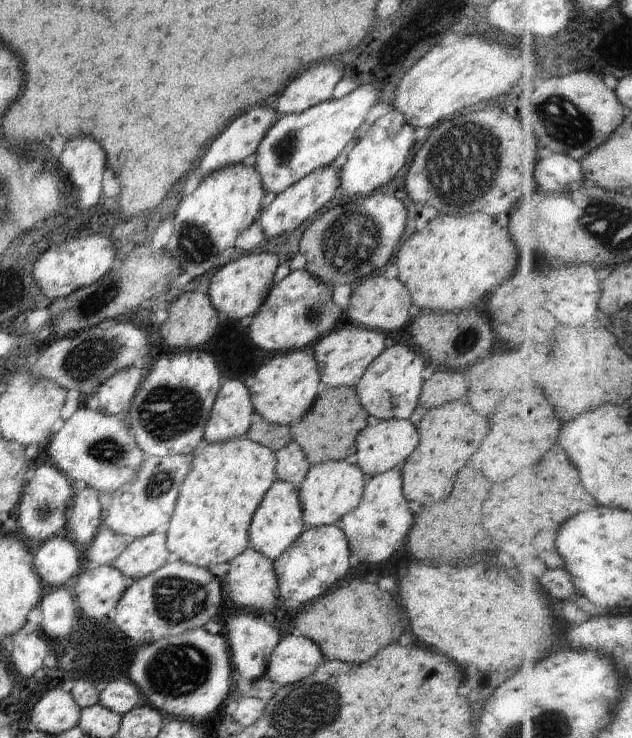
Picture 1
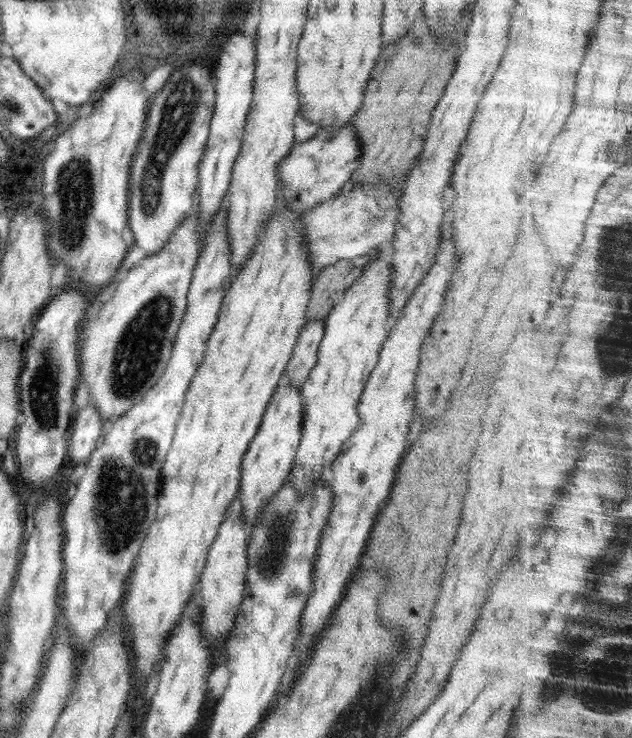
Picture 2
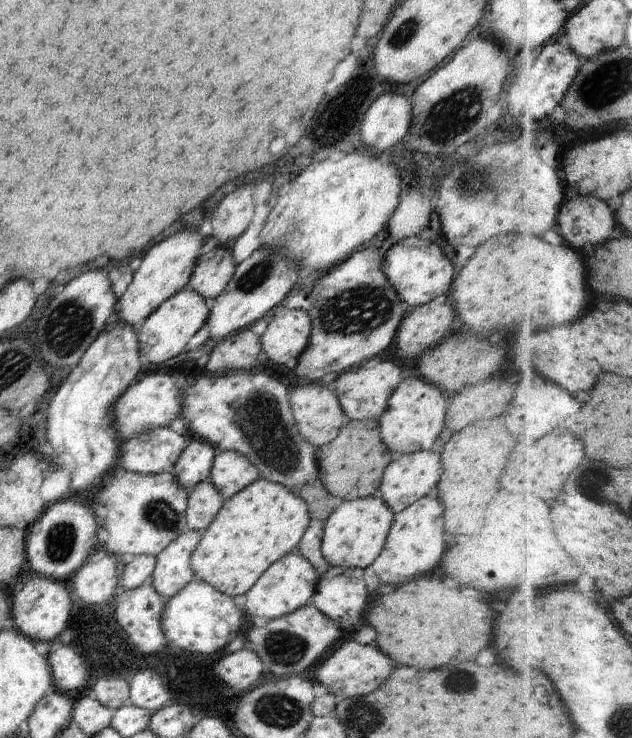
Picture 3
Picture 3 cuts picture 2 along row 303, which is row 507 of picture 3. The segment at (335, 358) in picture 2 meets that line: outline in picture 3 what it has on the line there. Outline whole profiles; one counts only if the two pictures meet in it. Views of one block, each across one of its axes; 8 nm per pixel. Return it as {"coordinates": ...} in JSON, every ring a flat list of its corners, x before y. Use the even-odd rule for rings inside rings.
{"coordinates":[[378,496,344,501,332,512,323,524,324,535,321,545,323,558,332,567,365,569,384,550,389,531,392,529,395,513]]}

